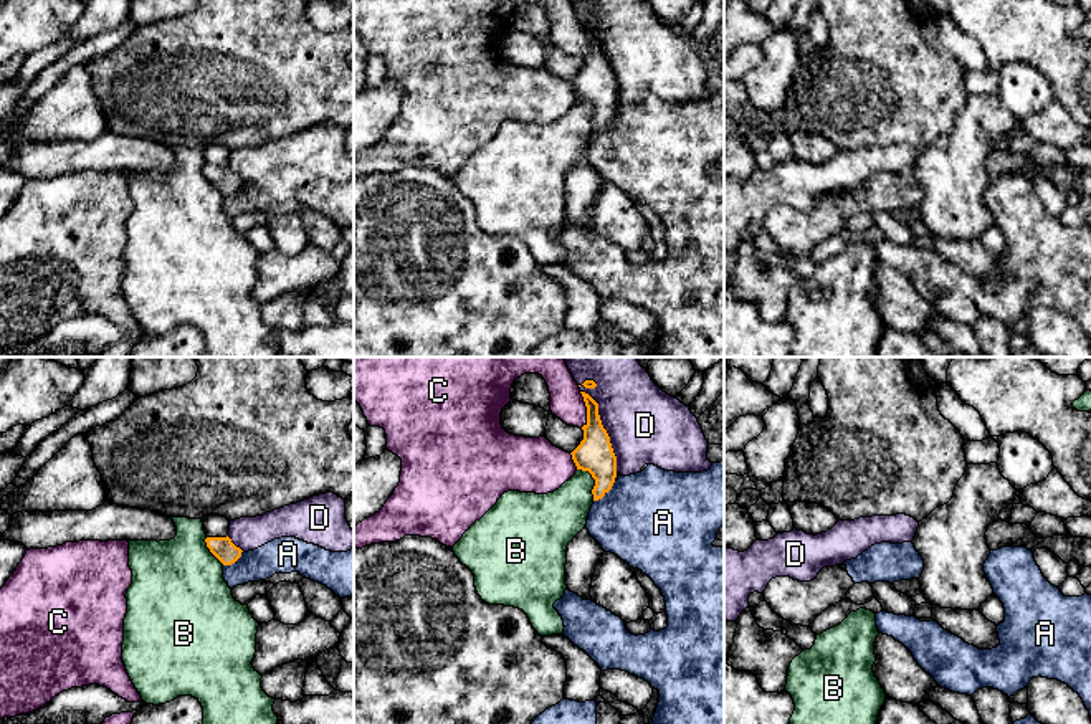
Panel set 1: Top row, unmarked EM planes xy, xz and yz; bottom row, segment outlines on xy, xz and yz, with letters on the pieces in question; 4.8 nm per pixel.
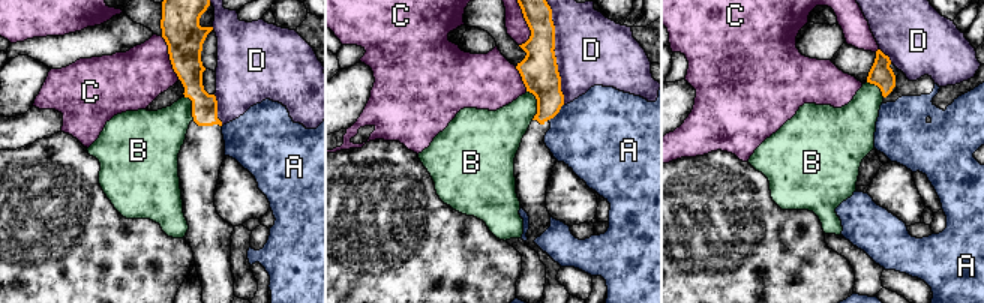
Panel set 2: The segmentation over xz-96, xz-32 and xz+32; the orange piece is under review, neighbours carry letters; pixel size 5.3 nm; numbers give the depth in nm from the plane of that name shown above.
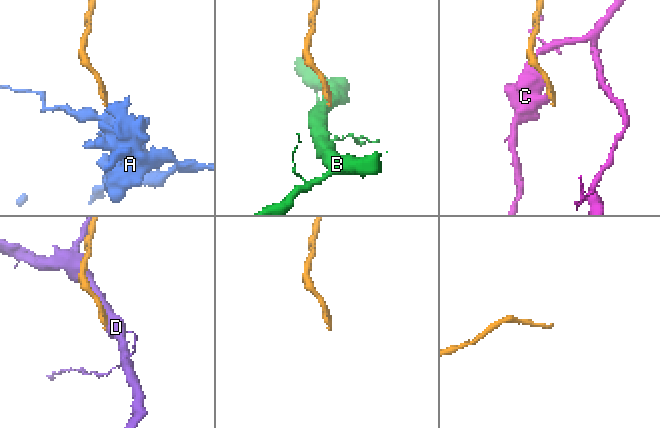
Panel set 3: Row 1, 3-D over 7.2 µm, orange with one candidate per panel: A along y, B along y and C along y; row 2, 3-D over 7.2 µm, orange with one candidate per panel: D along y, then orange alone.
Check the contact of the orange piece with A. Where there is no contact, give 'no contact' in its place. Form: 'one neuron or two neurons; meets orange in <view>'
two neurons; meets orange in xz

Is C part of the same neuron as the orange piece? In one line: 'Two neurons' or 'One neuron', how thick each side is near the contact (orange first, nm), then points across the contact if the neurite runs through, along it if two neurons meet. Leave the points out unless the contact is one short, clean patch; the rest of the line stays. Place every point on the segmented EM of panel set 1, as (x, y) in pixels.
Two neurons. Thickness 180 nm (orange) against 160 nm

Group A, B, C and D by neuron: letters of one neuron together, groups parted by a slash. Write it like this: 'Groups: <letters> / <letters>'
Groups: A / B / C / D

